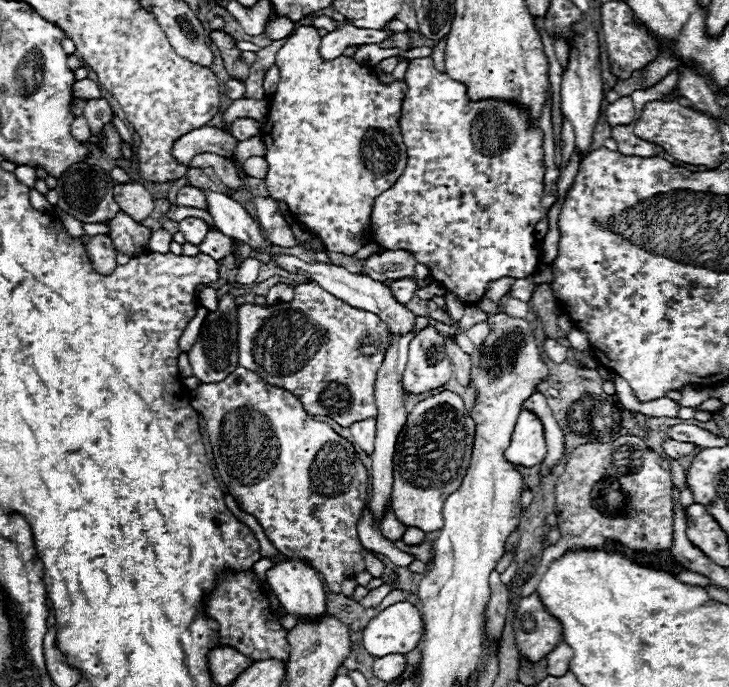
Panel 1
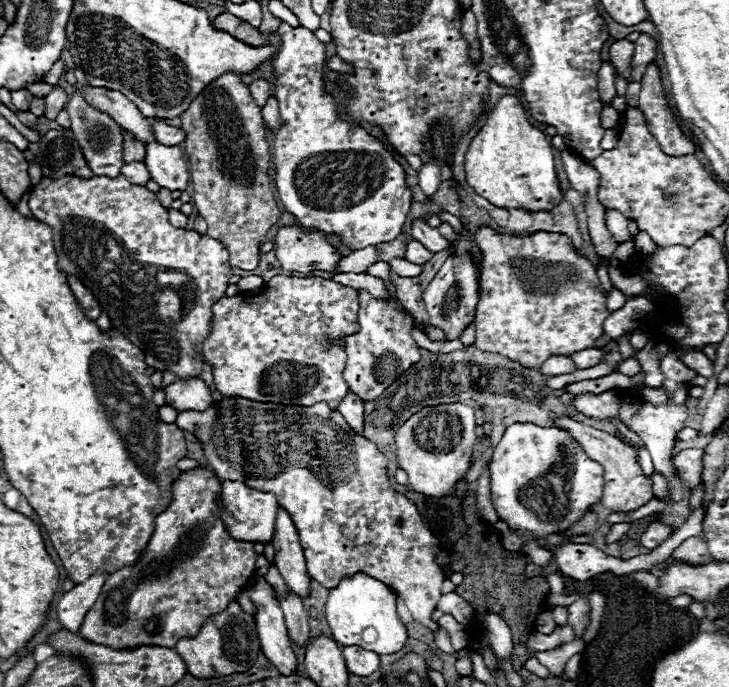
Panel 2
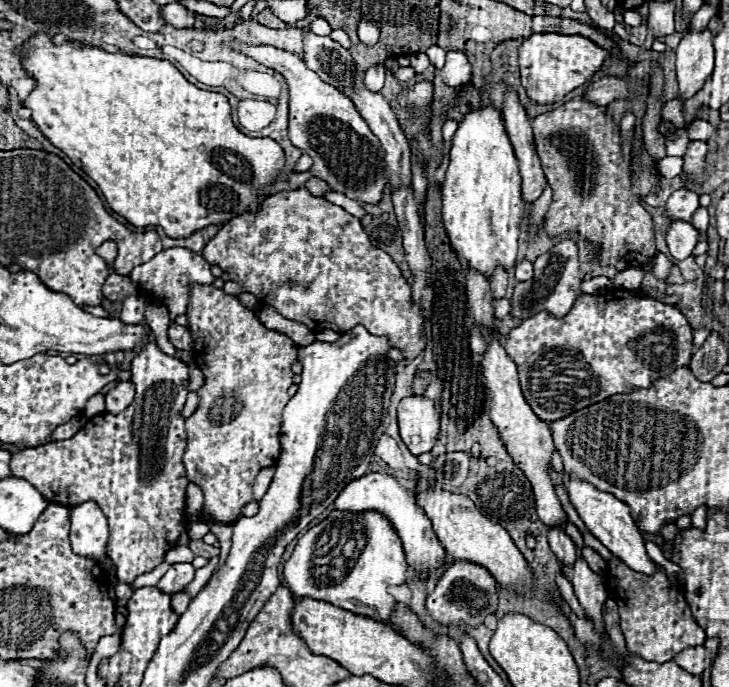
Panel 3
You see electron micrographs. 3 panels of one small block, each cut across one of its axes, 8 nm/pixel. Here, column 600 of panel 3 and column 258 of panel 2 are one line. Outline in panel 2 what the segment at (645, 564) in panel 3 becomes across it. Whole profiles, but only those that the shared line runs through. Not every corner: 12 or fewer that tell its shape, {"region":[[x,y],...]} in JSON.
{"region":[[222,482],[222,520],[234,540],[272,542],[272,492]]}

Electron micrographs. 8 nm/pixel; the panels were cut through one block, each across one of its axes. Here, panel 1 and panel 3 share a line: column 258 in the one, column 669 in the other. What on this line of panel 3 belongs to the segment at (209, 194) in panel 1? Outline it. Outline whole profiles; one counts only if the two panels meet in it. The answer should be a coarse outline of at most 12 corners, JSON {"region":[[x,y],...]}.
{"region":[[672,222],[666,242],[674,260],[692,256],[700,240],[690,222]]}

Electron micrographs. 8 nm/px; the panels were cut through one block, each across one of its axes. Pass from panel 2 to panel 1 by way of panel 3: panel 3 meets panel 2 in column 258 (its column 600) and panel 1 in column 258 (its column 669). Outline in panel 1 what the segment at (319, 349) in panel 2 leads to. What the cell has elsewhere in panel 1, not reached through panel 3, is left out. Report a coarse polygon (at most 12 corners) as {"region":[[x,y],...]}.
{"region":[[316,282],[240,304],[238,364],[350,426],[376,416],[378,315]]}

